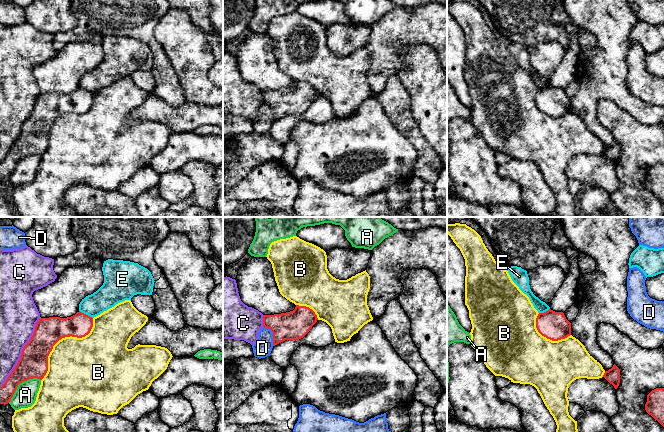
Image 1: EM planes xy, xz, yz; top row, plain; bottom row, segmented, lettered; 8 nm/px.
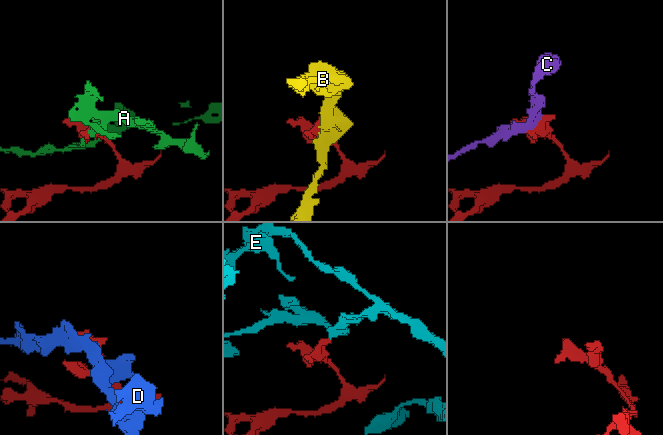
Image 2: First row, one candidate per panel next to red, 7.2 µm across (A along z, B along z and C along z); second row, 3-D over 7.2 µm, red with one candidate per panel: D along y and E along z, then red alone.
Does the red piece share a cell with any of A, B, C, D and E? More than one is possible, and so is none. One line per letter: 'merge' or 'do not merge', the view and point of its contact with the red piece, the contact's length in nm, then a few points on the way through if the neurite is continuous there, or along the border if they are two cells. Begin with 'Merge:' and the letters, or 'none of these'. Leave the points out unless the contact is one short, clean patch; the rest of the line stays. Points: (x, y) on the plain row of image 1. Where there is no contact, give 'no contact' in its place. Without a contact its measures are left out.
Merge: none of these
A: do not merge; contact xy (20, 158); length 320 nm
B: do not merge; contact xy (61, 114); length 650 nm
C: do not merge; contact xy (22, 128); length 650 nm
D: do not merge; contact xz (273, 110); length 180 nm; border xz (263, 102), (271, 107), (272, 119), (274, 121)
E: do not merge; contact xy (85, 90); length 130 nm; border xy (79, 86), (92, 94)

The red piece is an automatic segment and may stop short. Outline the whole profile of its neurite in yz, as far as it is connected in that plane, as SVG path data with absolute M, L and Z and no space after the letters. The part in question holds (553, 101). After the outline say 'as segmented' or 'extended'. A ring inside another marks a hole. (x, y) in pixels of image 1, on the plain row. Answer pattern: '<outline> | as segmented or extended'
M551 85L539 89L536 94L538 108L552 117L565 115L571 111L571 99L563 88L555 88Z | as segmented

